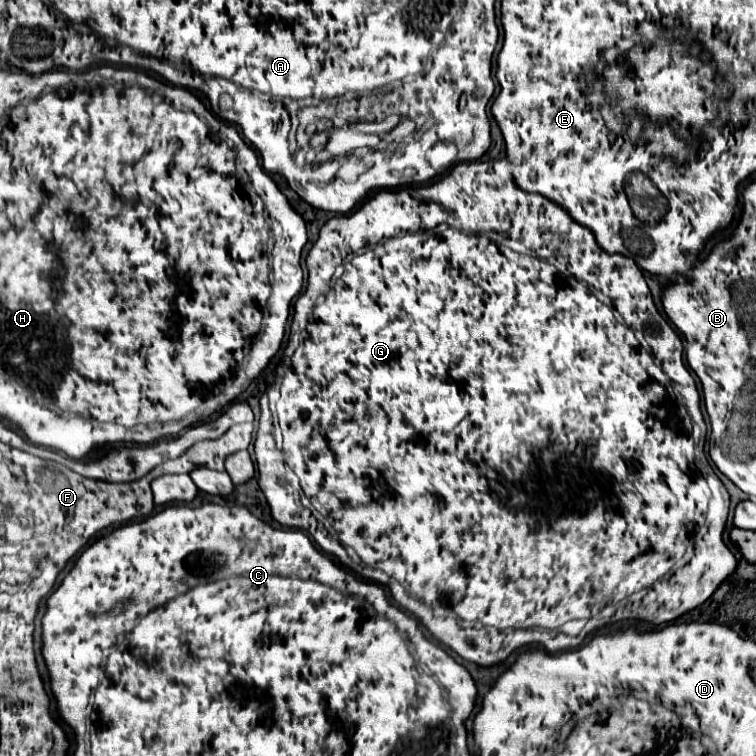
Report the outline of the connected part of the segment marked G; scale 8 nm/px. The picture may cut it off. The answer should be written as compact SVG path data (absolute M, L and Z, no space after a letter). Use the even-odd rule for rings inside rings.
M488 160L488 161L483 161L483 162L471 162L471 164L469 164L469 162L461 162L461 164L455 164L455 166L453 166L453 168L451 168L451 172L449 172L449 174L445 174L445 176L443 176L443 178L439 178L439 180L437 180L437 182L433 182L433 184L425 184L425 186L409 186L409 188L397 188L397 190L379 190L379 192L377 192L377 194L375 194L375 196L373 196L373 198L369 198L369 200L367 200L367 202L363 202L363 204L361 204L361 206L359 206L359 208L357 208L357 210L353 210L353 212L351 212L351 214L345 214L345 216L333 216L333 218L331 218L331 220L327 220L327 222L325 222L325 226L323 226L323 228L321 228L321 232L319 232L319 238L317 238L317 242L315 242L315 244L313 244L313 246L312 246L312 247L311 247L311 249L310 249L310 251L309 251L309 253L308 253L308 255L307 255L307 257L306 257L306 264L307 264L307 270L308 270L308 276L309 276L309 278L307 278L307 290L305 290L305 292L303 292L303 294L301 294L301 296L299 296L299 298L297 298L297 300L296 300L296 301L295 301L295 316L293 316L293 318L295 318L295 320L293 320L293 322L295 322L295 326L293 326L293 330L295 330L295 332L301 332L301 336L303 336L303 338L301 338L301 344L299 344L299 348L297 348L297 350L295 350L295 354L293 354L293 358L291 358L291 368L289 368L289 370L287 370L287 374L285 374L285 376L287 376L287 378L285 378L285 380L283 380L283 384L281 384L281 398L279 398L279 400L277 400L277 410L276 410L276 406L275 406L275 412L273 412L273 411L272 411L272 410L271 410L271 409L270 409L270 408L269 408L269 401L268 401L268 397L267 397L267 395L266 395L266 393L264 393L264 394L263 394L263 395L262 395L262 396L261 396L261 397L260 397L260 400L259 400L259 404L260 404L260 416L261 416L261 417L260 417L260 418L259 418L259 428L257 428L257 438L255 438L255 456L257 456L257 458L255 458L255 460L257 460L257 484L259 484L259 488L261 488L261 492L263 492L263 494L265 494L265 500L267 500L267 506L269 506L269 510L271 510L271 516L273 516L273 520L277 520L277 522L279 522L279 524L283 524L283 526L287 526L287 528L297 528L297 530L305 530L305 532L309 532L309 534L311 534L311 536L313 536L313 540L315 540L315 542L317 542L317 544L319 544L319 546L321 546L321 548L323 548L323 550L325 550L325 552L327 552L327 554L333 554L333 556L337 556L337 558L339 558L339 560L340 560L340 561L339 561L339 563L340 563L340 564L342 564L342 565L343 565L343 566L347 566L347 568L350 568L350 570L352 570L352 571L353 571L353 572L357 572L357 574L359 574L359 576L361 576L361 578L371 578L371 580L373 580L373 582L377 582L377 584L385 584L385 586L387 586L387 588L389 588L389 592L391 592L391 598L393 598L393 600L395 600L395 602L397 602L397 604L399 604L399 606L401 606L401 608L405 608L405 610L407 610L407 612L411 612L411 614L413 614L413 616L415 616L415 618L417 618L417 620L419 620L419 622L421 622L421 624L423 624L423 626L425 626L425 628L427 628L427 630L429 630L429 632L431 632L431 634L433 634L433 636L435 636L435 638L437 638L437 640L439 640L439 642L441 642L441 644L445 644L445 646L447 646L447 648L451 648L451 650L453 650L453 652L455 652L455 654L459 654L459 656L461 656L461 658L463 658L463 660L469 660L469 662L475 662L475 664L479 664L479 666L491 666L491 664L497 664L497 662L503 662L503 660L505 660L505 658L507 658L507 656L509 656L509 654L511 654L511 652L513 652L513 650L517 650L517 648L521 648L521 646L525 646L525 644L543 644L543 646L545 646L545 648L547 648L547 650L549 650L549 652L557 652L557 650L565 650L565 648L577 648L577 646L579 646L579 644L581 644L581 642L583 642L583 638L585 638L585 636L587 636L587 634L589 634L589 632L591 632L591 630L597 630L597 628L585 628L585 626L586 626L586 624L587 624L587 623L588 623L588 622L590 622L590 621L592 621L592 620L593 620L593 622L595 622L595 624L598 624L598 627L600 627L600 629L602 629L602 628L604 628L604 627L606 627L606 626L609 626L609 625L612 625L612 624L610 624L610 623L609 623L609 622L610 622L610 620L613 620L613 622L619 622L619 620L643 620L643 622L651 622L651 624L665 624L665 622L673 622L673 620L675 620L675 618L679 618L679 616L681 616L681 614L685 614L685 612L689 612L689 610L693 610L693 608L697 608L697 606L701 606L701 604L703 604L703 602L705 602L705 600L707 600L707 598L709 598L709 596L711 596L711 594L713 594L713 592L715 592L715 590L717 590L717 586L719 586L719 584L721 584L721 582L723 582L723 580L725 580L725 578L727 578L727 576L729 576L729 574L733 574L733 572L735 572L735 566L737 566L737 560L735 560L735 556L733 556L733 554L731 554L731 552L729 552L729 548L727 548L727 546L725 546L725 544L723 544L723 538L721 538L721 534L723 534L723 528L725 528L725 520L727 520L727 510L723 510L723 512L719 512L719 514L715 514L715 516L713 516L713 518L707 518L707 532L705 532L705 534L704 534L704 535L701 535L701 534L697 534L697 532L696 532L696 528L697 528L697 526L699 526L699 524L703 524L703 520L705 520L705 514L707 514L707 504L709 504L709 500L711 500L711 490L709 490L709 488L707 488L707 482L705 482L705 480L703 480L703 478L699 478L699 476L697 476L697 464L695 464L695 442L693 442L693 438L691 438L691 426L689 426L689 424L691 424L691 420L689 420L689 416L691 416L691 418L693 418L693 422L695 422L695 424L697 424L697 426L699 426L699 428L701 428L701 440L703 440L703 436L705 436L705 422L703 422L703 416L701 416L701 410L699 410L699 392L697 392L697 386L695 386L695 380L693 380L693 376L691 376L691 372L689 372L689 370L687 370L687 368L685 368L685 364L683 364L683 342L681 342L681 338L679 338L679 336L677 336L677 334L675 334L675 330L673 330L673 328L671 328L671 326L669 326L669 324L667 324L667 320L665 320L665 318L663 318L663 316L661 316L661 314L659 314L659 312L657 312L657 308L655 308L655 304L653 304L653 298L651 298L651 292L649 292L649 288L647 288L647 282L645 282L645 278L643 278L643 274L641 274L641 270L639 270L639 268L637 268L637 264L635 264L635 260L633 260L633 258L629 258L629 256L621 256L621 254L607 254L607 252L605 252L605 250L603 250L603 248L599 248L599 246L595 246L595 250L593 250L593 254L591 254L591 256L587 256L587 252L589 252L589 250L591 250L591 248L593 248L593 242L595 242L595 244L597 244L597 240L595 240L595 236L593 236L593 232L591 232L591 230L589 230L589 228L585 228L585 226L581 226L581 224L577 224L577 222L575 222L575 220L573 220L573 218L571 218L571 216L569 216L569 214L565 214L565 212L563 212L563 208L561 208L561 206L559 206L559 204L555 204L555 202L551 202L551 200L549 200L549 198L545 198L545 196L541 196L541 194L531 194L531 192L523 192L523 190L521 190L521 188L517 188L517 184L515 184L515 180L513 180L513 174L511 174L511 164L510 164L510 163L509 163L509 162L507 162L507 160ZM565 240L571 240L571 242L573 242L573 240L575 240L575 242L577 242L577 244L575 244L575 246L577 246L577 248L575 248L575 246L569 246L569 242L567 242L567 244L565 244ZM571 276L573 276L573 280L581 280L581 282L585 282L585 284L589 284L589 286L593 286L593 288L597 288L597 290L601 290L601 292L603 292L603 294L605 294L605 296L607 296L607 298L609 298L609 300L611 300L611 304L613 304L613 308L617 308L617 312L619 312L619 314L621 314L621 316L623 316L623 320L625 320L625 324L629 324L629 328L627 328L627 326L625 326L625 324L619 324L619 322L617 322L617 320L615 320L615 316L613 316L613 310L611 310L611 308L609 308L609 306L607 306L607 304L603 304L603 302L599 302L599 300L597 300L597 298L595 298L595 296L593 296L593 294L589 294L589 288L573 288L573 286L571 286ZM631 328L633 328L633 330L639 330L639 332L643 332L643 336L645 336L645 340L647 340L647 344L649 344L649 348L651 348L651 354L653 354L653 356L651 356L651 354L649 354L649 352L647 352L647 350L643 350L643 348L641 348L641 346L639 346L639 342L637 342L637 340L635 340L635 336L633 336L633 330L631 330ZM672 382L675 382L675 384L677 384L677 386L679 386L679 392L681 392L681 398L683 398L683 404L685 404L685 408L687 408L687 412L689 412L689 416L687 416L687 412L685 412L685 408L683 408L683 406L679 406L679 404L677 404L677 398L675 398L675 392L673 392L673 386L672 386ZM287 436L301 436L301 440L295 440L295 442L297 442L297 444L295 444L295 442L293 442L293 444L289 444L289 448L285 448L285 450L281 450L281 448L282 448L282 443L283 443L283 442L287 442ZM517 536L519 536L519 538L521 538L521 542L523 542L523 546L517 546ZM691 543L693 543L693 548L694 548L694 550L693 550L693 556L691 556L691 559L690 559L690 561L688 561L688 562L686 562L686 560L685 560L685 559L683 559L683 556L684 556L684 554L685 554L685 552L686 552L686 551L687 551L687 548L688 548L688 546L689 546L689 544L691 544ZM624 600L627 600L627 601L629 601L629 604L625 604L625 605L624 605L624 606L625 606L625 608L623 608L623 609L625 609L625 610L618 610L618 606L619 606L619 604L620 604L620 603L621 603L621 602L623 602L623 601L624 601Z

